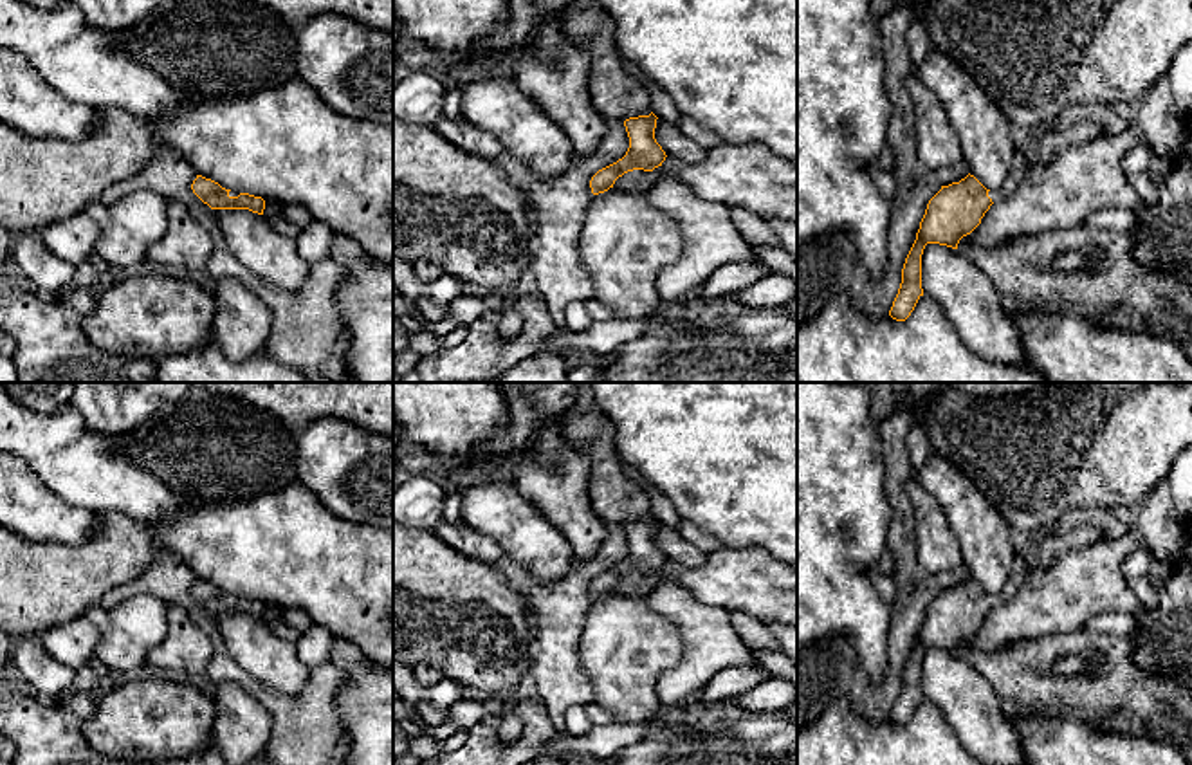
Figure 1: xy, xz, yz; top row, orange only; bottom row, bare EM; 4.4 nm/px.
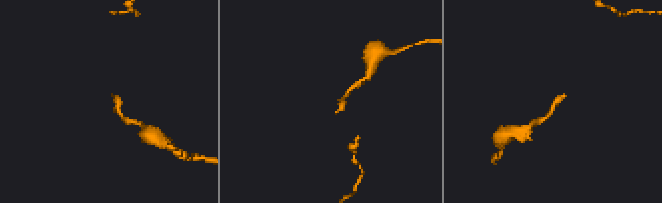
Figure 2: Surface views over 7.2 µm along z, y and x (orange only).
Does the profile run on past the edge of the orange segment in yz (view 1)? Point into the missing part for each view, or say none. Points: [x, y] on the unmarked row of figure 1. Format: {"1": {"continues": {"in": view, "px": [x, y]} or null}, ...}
{"1": {"continues": {"in": "yz", "px": [1048, 549]}}}

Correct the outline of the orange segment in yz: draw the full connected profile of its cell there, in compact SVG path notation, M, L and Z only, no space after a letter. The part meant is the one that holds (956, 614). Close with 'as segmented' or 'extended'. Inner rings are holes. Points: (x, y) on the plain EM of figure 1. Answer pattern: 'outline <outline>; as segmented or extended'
outline M1095 525L1075 527L1066 536L1059 538L1046 536L1037 545L1032 567L1024 563L1022 554L1015 552L1010 577L999 592L986 594L970 577L959 586L941 590L941 594L927 608L916 644L905 662L902 687L889 720L896 725L905 725L914 714L918 704L923 700L922 659L927 648L958 653L959 644L981 628L981 622L990 610L1010 601L1032 572L1048 567L1066 550L1082 548L1100 539L1104 539L1104 532Z; extended

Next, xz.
outline M656 520L629 521L624 525L629 552L622 563L599 574L590 592L593 599L604 597L610 592L619 592L626 597L647 597L658 579L653 576L665 565L665 556L655 543Z; extended

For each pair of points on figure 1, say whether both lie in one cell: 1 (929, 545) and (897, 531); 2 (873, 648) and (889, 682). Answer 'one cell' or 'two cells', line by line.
1: two cells
2: two cells

